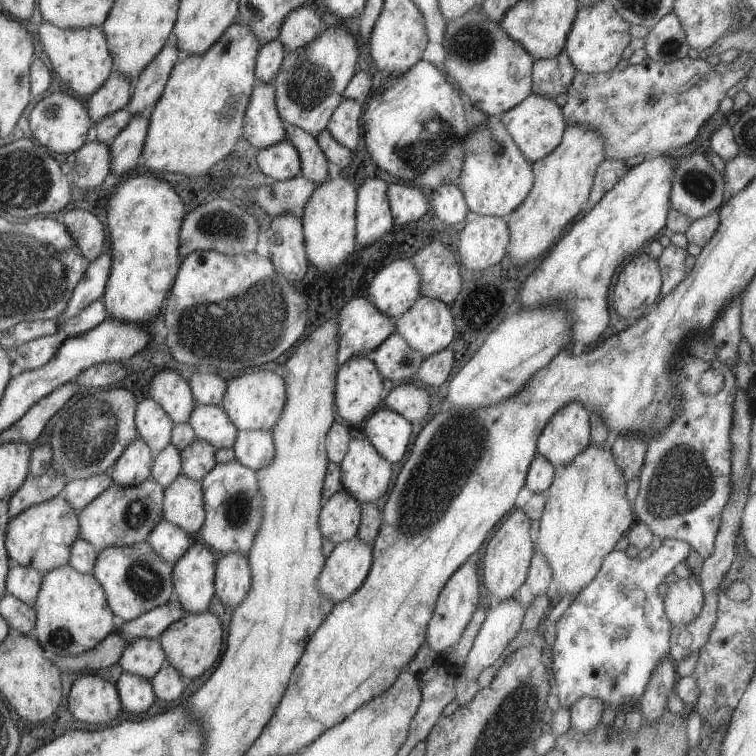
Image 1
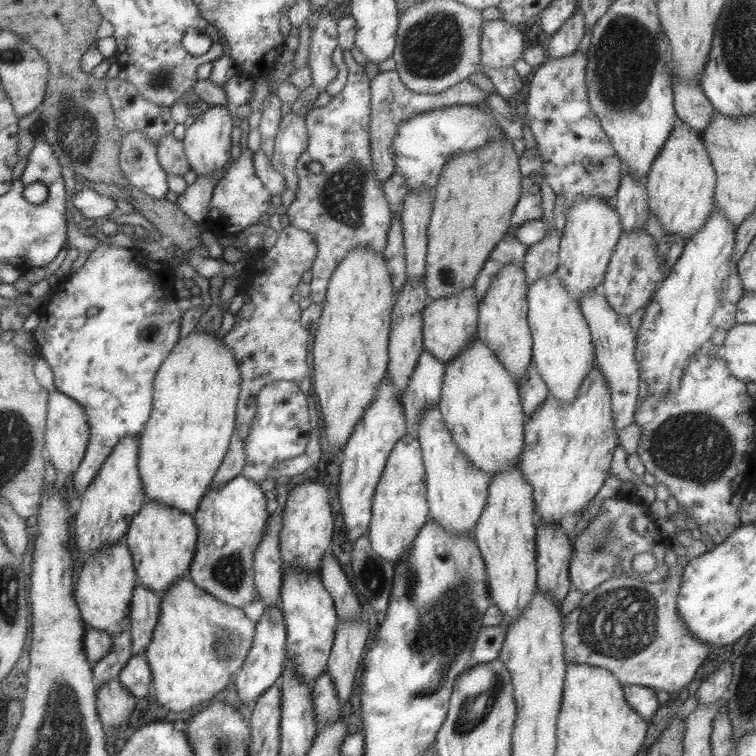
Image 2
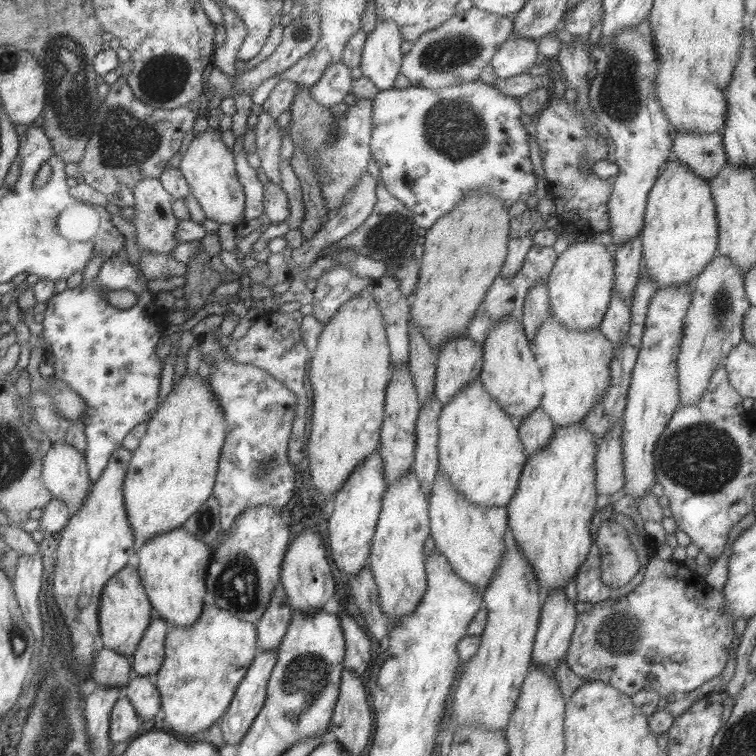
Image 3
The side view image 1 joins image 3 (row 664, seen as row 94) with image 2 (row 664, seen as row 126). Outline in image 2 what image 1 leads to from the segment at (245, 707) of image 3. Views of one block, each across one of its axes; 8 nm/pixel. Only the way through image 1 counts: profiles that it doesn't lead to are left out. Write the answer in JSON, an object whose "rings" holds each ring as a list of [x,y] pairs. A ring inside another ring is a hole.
{"rings":[[[277,605],[265,607],[257,622],[254,622],[254,635],[241,669],[233,677],[235,690],[242,702],[249,704],[266,691],[283,673],[286,661],[286,628],[281,609]]]}

